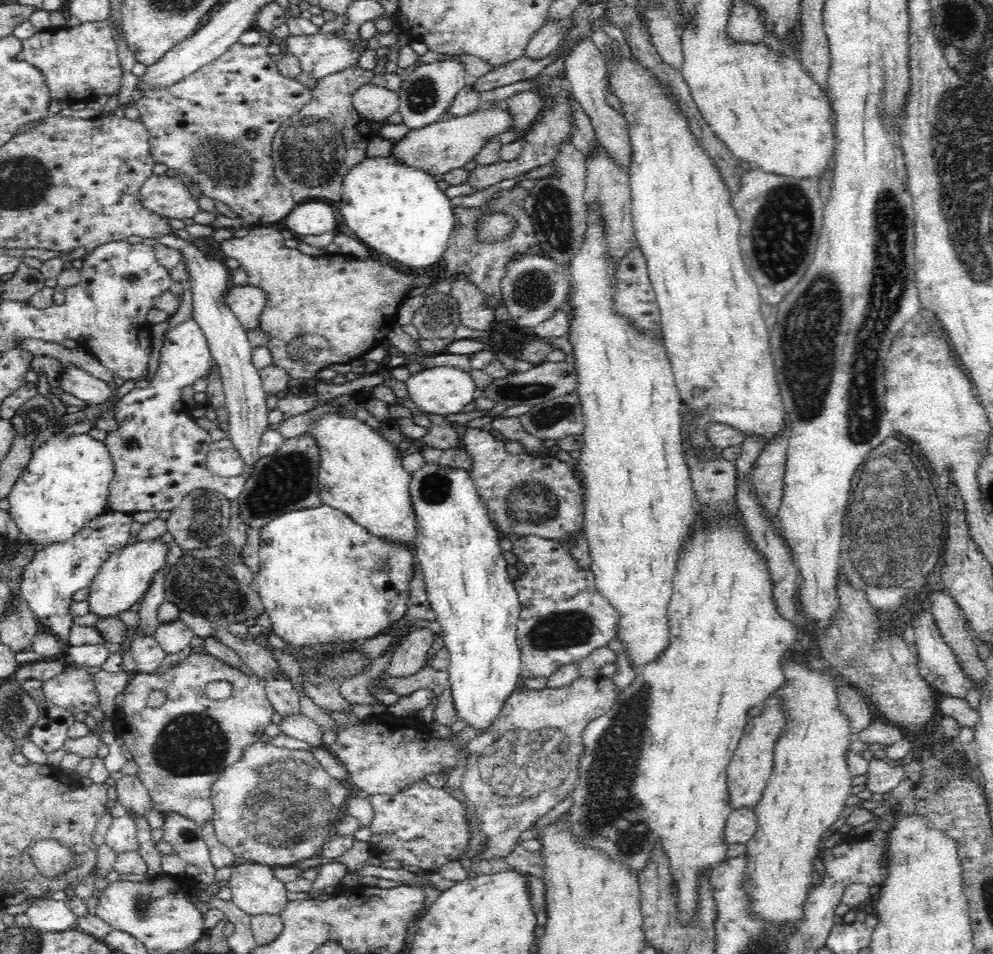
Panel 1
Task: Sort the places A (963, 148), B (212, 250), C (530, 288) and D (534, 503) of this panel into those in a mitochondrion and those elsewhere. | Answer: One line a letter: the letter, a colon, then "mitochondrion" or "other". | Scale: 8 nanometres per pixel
A: mitochondrion
B: other
C: mitochondrion
D: mitochondrion

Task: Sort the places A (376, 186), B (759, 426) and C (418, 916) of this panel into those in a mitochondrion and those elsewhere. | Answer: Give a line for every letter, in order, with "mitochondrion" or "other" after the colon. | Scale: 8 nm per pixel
A: other
B: other
C: other

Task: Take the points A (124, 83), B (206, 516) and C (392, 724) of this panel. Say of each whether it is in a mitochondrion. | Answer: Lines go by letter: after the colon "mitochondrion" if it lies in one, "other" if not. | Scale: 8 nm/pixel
A: other
B: mitochondrion
C: other

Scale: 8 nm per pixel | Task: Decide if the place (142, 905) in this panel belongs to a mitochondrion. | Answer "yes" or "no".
yes

